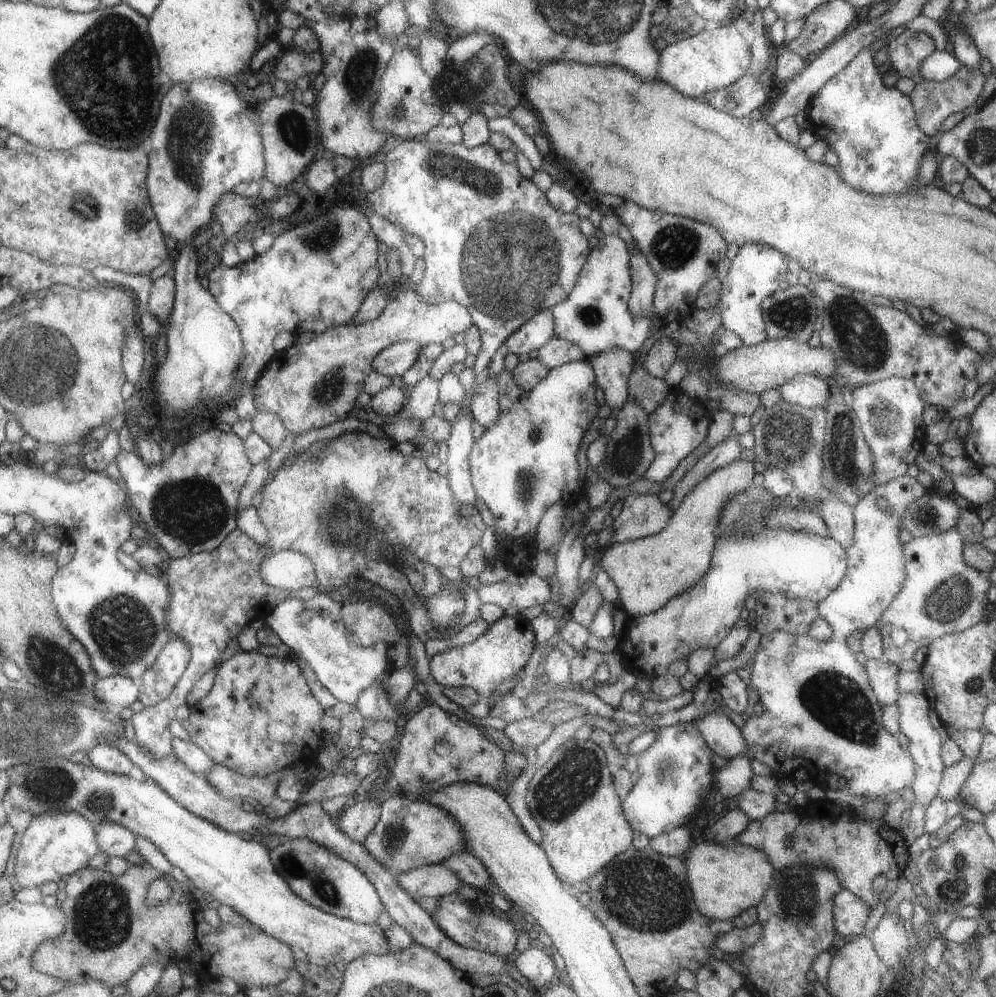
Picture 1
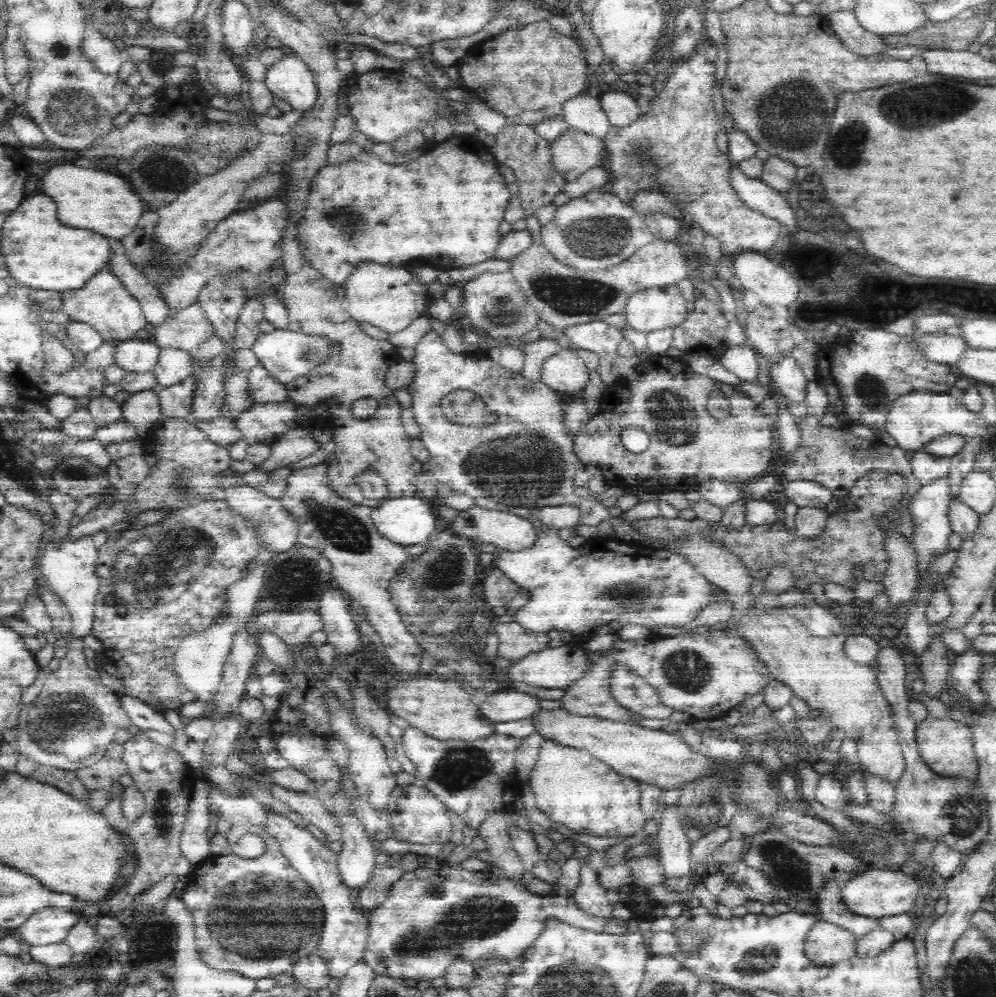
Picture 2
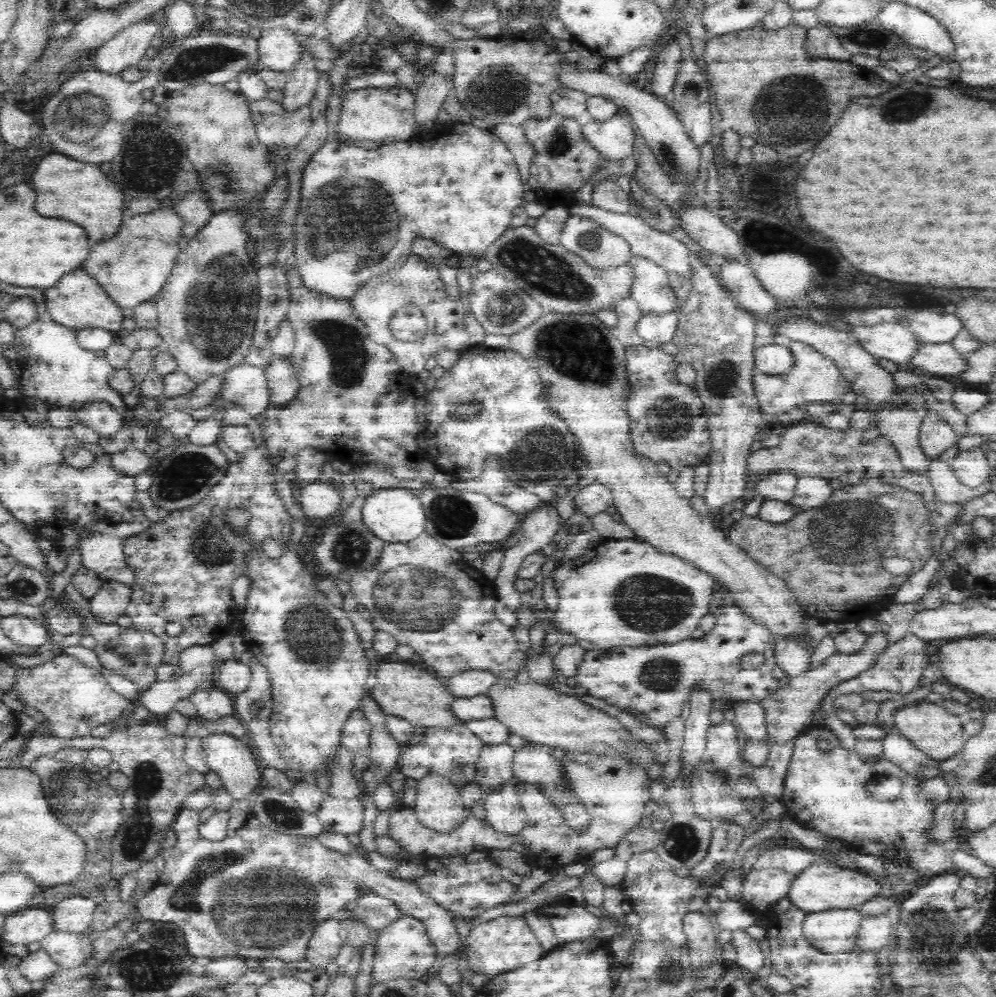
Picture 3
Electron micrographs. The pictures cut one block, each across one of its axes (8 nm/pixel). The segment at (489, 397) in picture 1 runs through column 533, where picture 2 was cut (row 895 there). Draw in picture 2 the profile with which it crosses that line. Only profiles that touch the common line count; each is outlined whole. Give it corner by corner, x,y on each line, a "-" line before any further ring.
261,827
263,843
265,844
264,852
258,858
246,859
234,854
228,856
211,856
202,865
201,868
191,876
190,886
184,894
184,904
188,912
193,916
193,925
195,932
195,945
200,957
200,960
211,969
229,970
242,974
246,978
260,979
260,978
276,978
280,974
288,974
292,967
300,958
306,958
310,954
317,954
317,944
320,938
320,933
323,925
323,912
320,903
317,901
314,891
300,879
298,872
291,867
291,864
286,860
279,847
279,842
270,836

